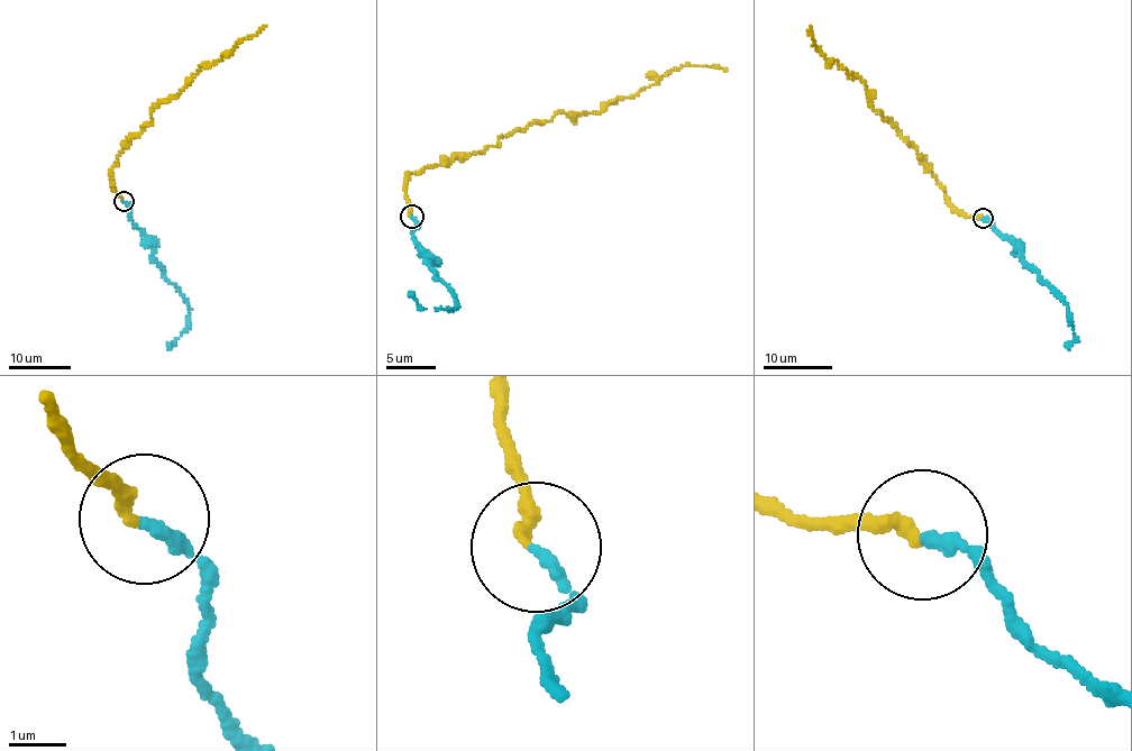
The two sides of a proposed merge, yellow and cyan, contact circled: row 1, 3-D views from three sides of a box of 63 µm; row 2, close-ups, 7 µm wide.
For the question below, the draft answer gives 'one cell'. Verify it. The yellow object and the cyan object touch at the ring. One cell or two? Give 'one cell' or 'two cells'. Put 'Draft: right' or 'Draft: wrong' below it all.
one cell
Draft: right

